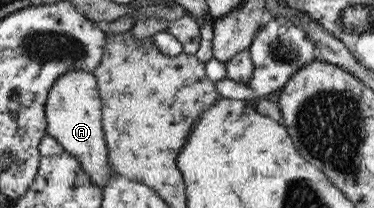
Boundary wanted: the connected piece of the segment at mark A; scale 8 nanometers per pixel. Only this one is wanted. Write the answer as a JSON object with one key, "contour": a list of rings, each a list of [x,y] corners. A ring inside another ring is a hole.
{"contour":[[[83,69],[63,73],[49,89],[45,115],[46,133],[61,143],[65,151],[77,157],[79,165],[89,175],[93,185],[105,187],[112,175],[117,173],[109,166],[109,152],[102,128],[102,101],[94,73]]]}

